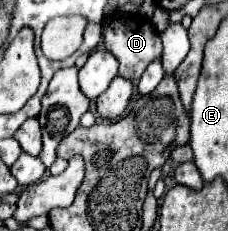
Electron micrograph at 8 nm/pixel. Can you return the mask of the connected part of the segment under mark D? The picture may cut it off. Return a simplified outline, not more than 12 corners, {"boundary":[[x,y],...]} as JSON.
{"boundary":[[143,16],[103,20],[119,74],[139,80],[161,56],[161,38]]}

